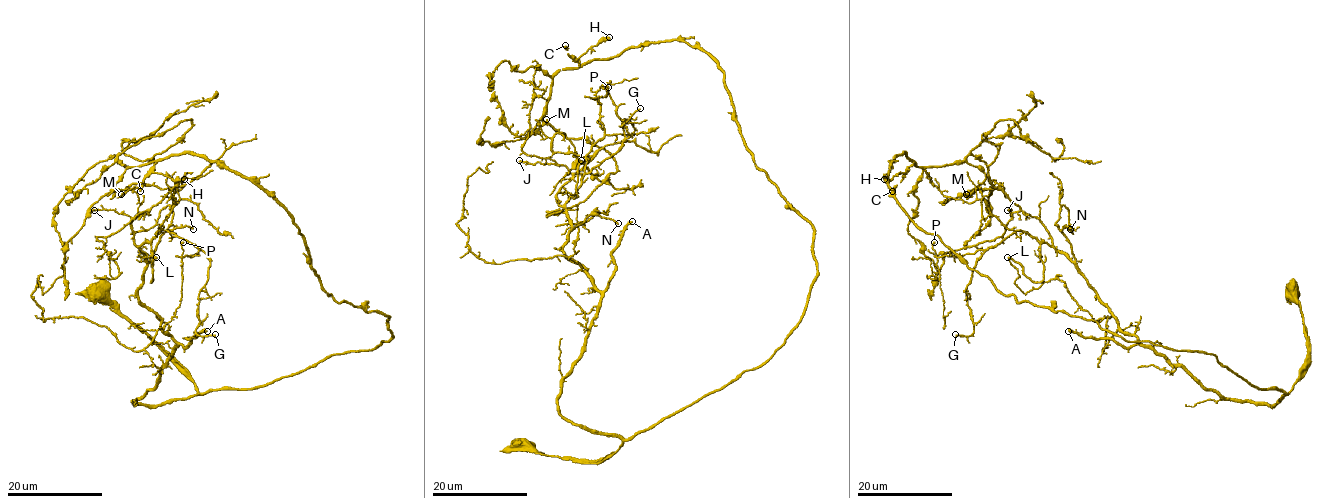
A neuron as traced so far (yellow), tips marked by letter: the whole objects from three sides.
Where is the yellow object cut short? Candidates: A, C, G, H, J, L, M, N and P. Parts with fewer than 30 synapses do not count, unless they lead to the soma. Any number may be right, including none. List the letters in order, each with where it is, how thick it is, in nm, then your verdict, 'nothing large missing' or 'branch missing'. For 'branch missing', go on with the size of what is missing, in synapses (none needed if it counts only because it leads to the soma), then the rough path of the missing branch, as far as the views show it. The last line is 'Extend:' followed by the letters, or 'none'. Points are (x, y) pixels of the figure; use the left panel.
A: place (207, 331); calibre 340 nm; branch missing; 100 synapses; course (207, 331), (244, 312), (254, 293), (278, 280), (309, 241), (310, 209), (296, 157), (302, 162)
C: place (140, 191); calibre 280 nm; branch missing; 60 synapses; course (140, 191), (142, 212), (130, 233), (106, 258), (110, 277)
G: place (215, 334); calibre 190 nm; nothing large missing
H: place (184, 179); calibre 340 nm; nothing large missing
J: place (94, 210); calibre 190 nm; nothing large missing
L: place (156, 257); calibre 240 nm; nothing large missing
M: place (121, 194); calibre 130 nm; nothing large missing
N: place (193, 229); calibre 220 nm; nothing large missing
P: place (183, 242); calibre 220 nm; nothing large missing
Extend: A, C

